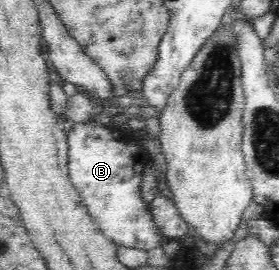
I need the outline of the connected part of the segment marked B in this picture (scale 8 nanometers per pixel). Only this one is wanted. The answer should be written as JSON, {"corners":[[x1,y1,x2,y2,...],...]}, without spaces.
{"corners":[[74,123,68,131,69,178,81,195,105,237,119,247,148,252,161,246,161,228,155,224,150,205,143,201,141,183,149,156,139,143,125,131,113,127]]}

